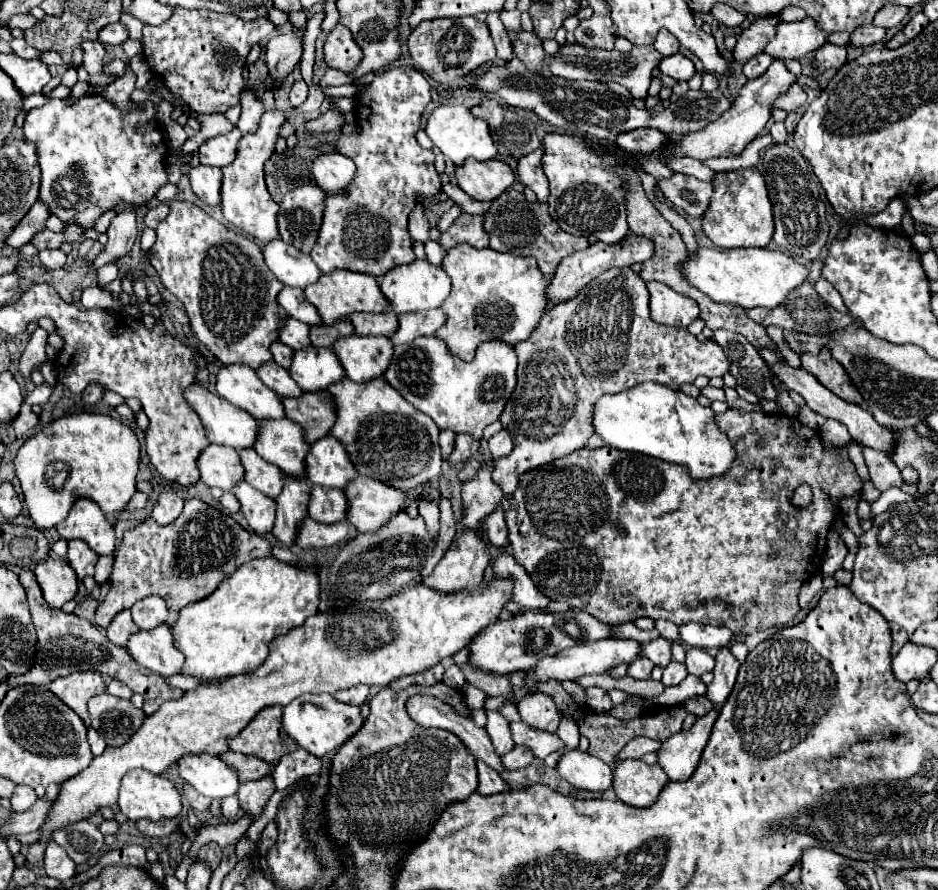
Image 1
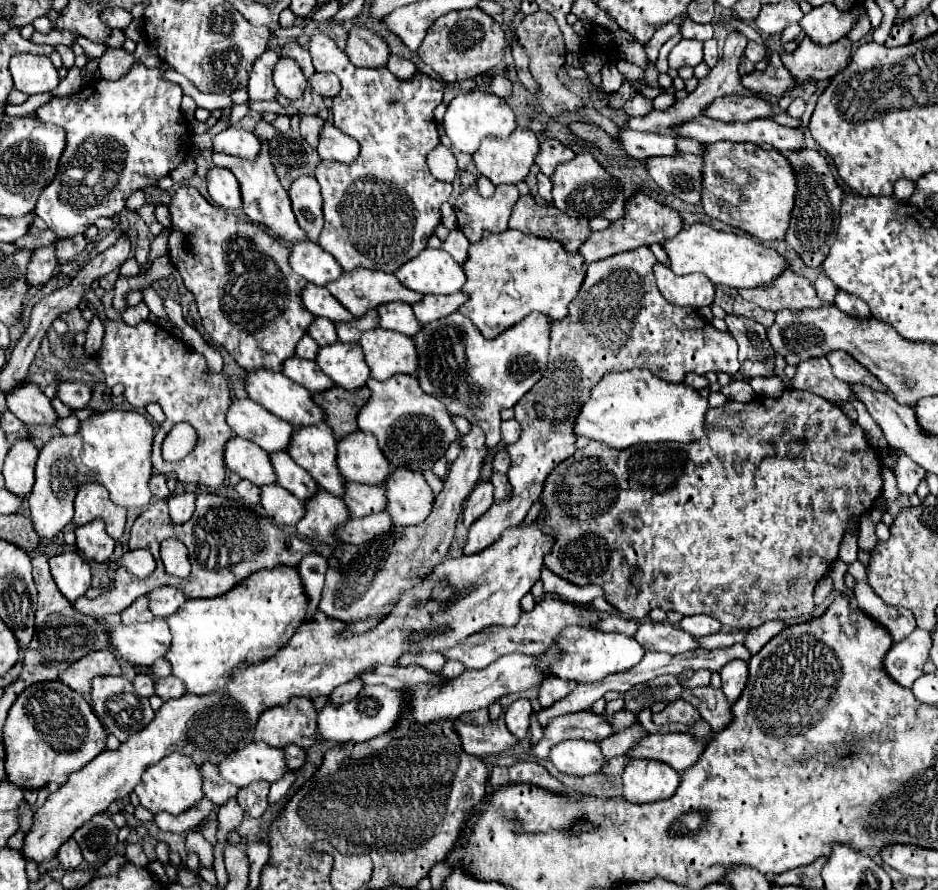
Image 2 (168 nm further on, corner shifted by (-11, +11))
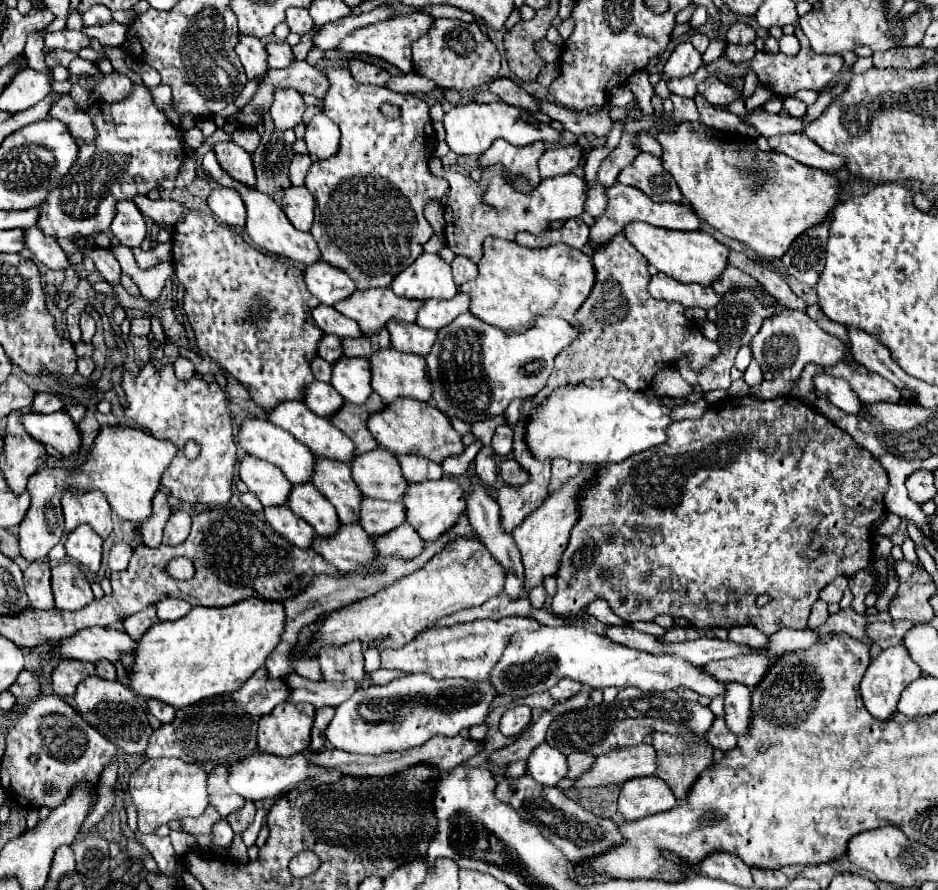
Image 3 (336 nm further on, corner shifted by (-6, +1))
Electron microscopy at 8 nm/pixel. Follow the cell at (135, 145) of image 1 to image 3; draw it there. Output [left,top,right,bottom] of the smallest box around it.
[38,85,184,239]

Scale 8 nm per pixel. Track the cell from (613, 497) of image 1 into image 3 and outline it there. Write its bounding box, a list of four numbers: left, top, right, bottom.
[552,397,888,635]

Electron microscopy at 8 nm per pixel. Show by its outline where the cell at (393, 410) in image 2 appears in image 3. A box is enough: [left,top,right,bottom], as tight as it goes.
[368,399,466,463]

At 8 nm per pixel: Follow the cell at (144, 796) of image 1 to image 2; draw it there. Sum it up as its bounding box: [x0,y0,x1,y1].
[135,753,203,815]

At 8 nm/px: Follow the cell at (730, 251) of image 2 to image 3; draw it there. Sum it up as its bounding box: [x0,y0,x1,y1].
[624,221,728,285]

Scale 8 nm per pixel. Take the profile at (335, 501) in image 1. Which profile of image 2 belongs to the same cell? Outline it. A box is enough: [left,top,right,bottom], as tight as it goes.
[343,483,385,517]

